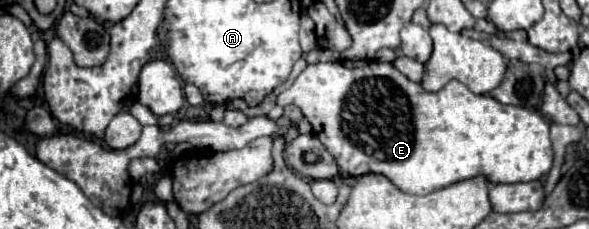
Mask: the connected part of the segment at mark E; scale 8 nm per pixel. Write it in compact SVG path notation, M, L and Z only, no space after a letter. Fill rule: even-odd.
M337 60L309 64L293 86L277 96L277 104L293 104L303 112L343 172L349 176L383 174L407 194L429 194L479 174L485 174L491 182L531 182L545 176L553 164L549 124L537 112L505 106L489 94L473 94L459 80L451 80L435 94L425 92L421 84L411 82L393 64L385 62Z

